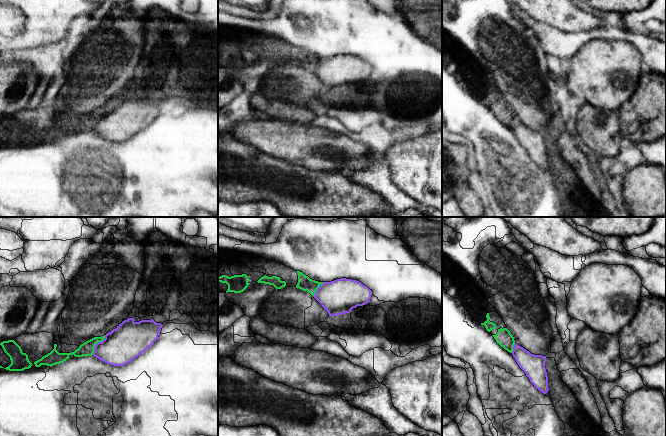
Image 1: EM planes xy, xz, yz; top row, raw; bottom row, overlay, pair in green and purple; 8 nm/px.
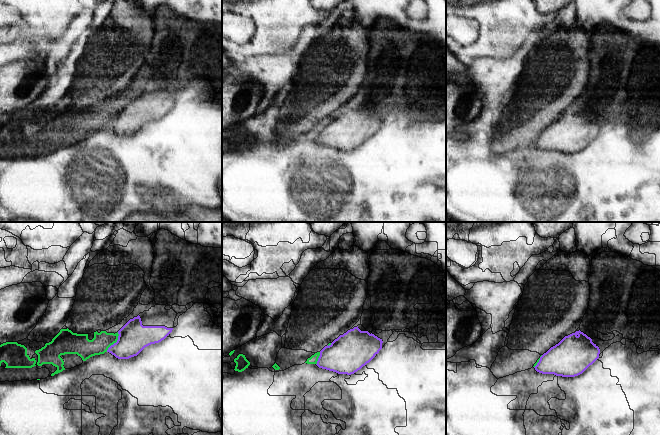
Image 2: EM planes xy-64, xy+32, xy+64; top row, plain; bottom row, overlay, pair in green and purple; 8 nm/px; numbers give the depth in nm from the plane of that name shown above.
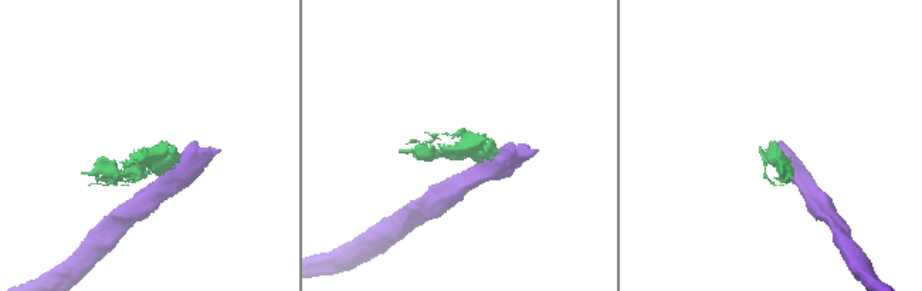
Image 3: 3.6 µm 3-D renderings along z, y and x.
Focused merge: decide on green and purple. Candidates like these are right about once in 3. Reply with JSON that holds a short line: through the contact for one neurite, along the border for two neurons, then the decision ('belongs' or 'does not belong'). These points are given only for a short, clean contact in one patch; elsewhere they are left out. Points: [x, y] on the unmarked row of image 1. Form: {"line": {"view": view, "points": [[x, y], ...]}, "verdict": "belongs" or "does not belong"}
{"line": {"view": "xy", "points": [[105, 111], [95, 121], [92, 130]]}, "verdict": "does not belong"}

